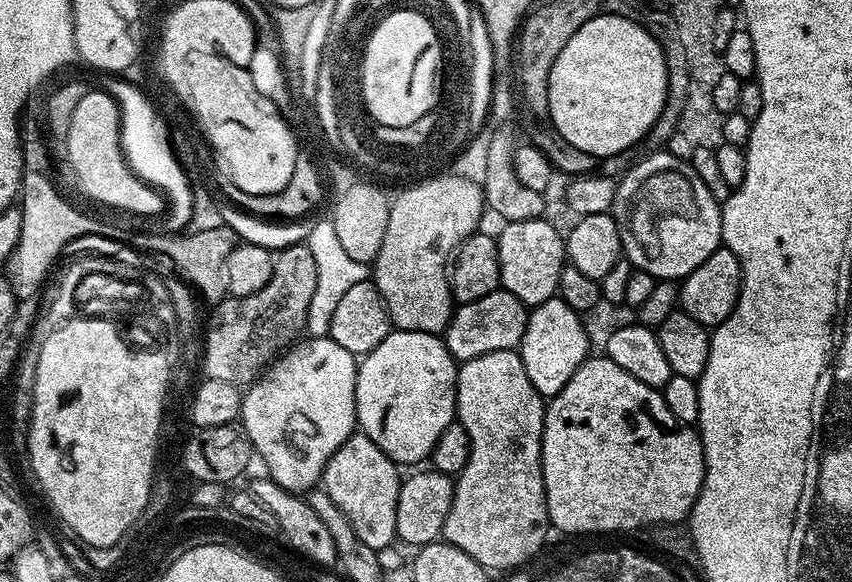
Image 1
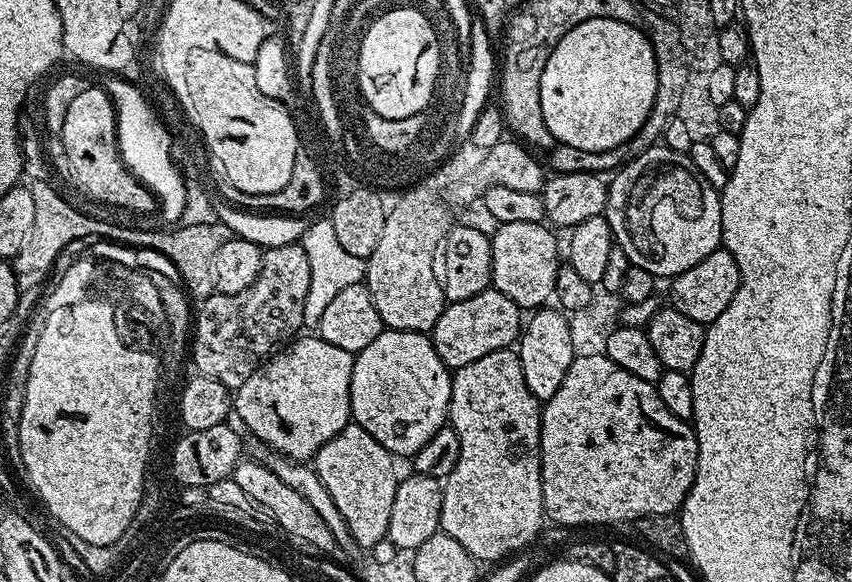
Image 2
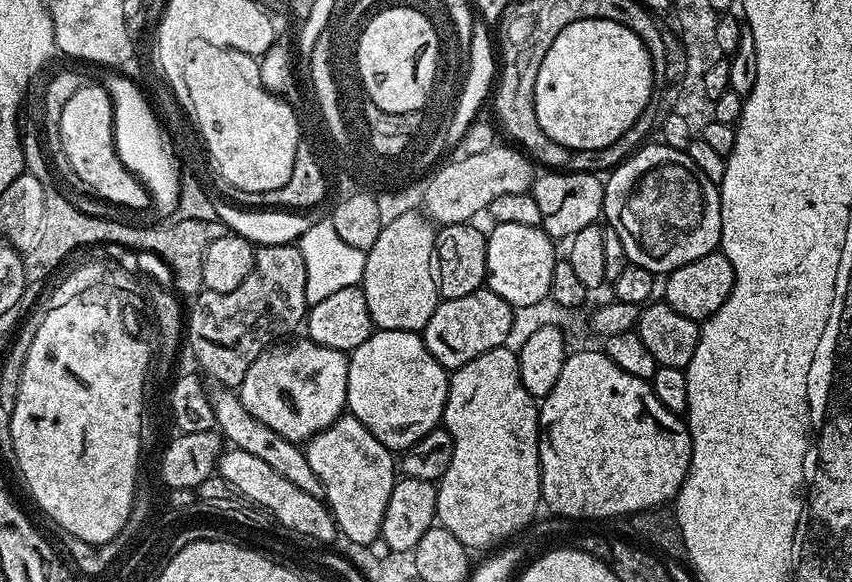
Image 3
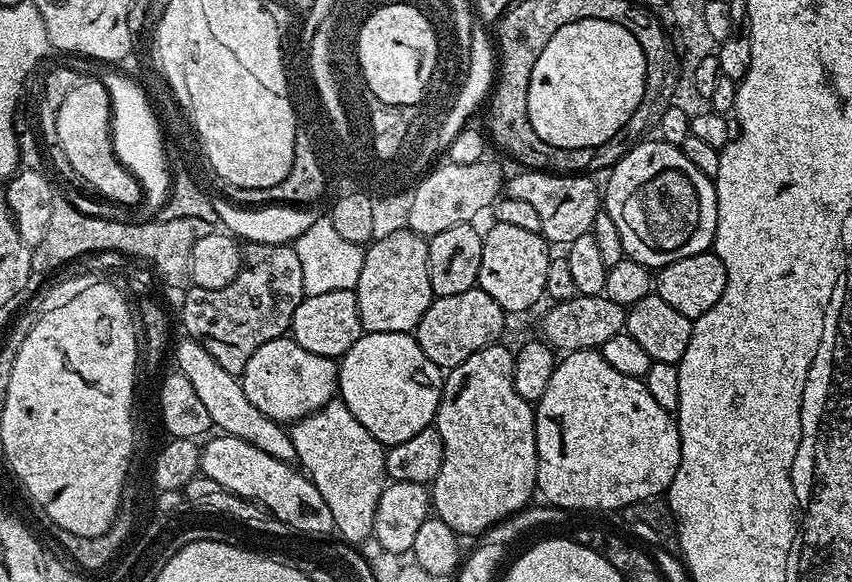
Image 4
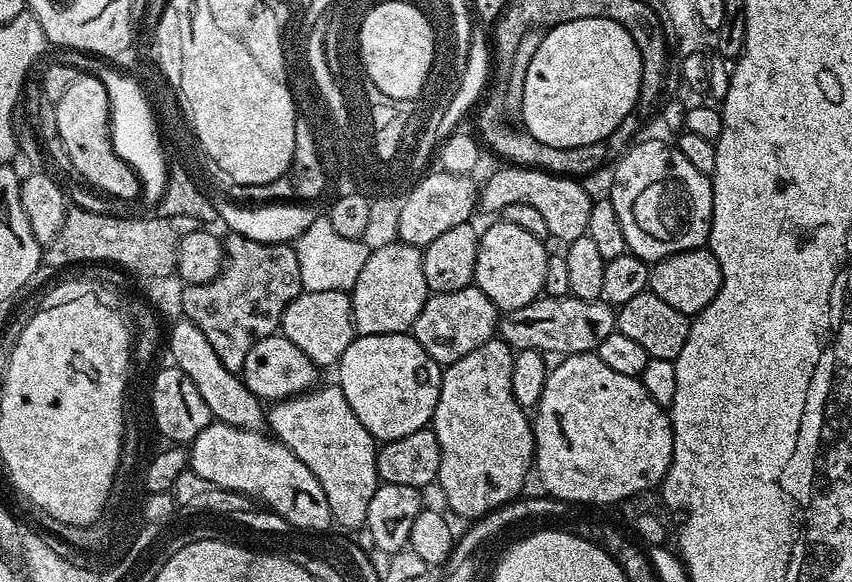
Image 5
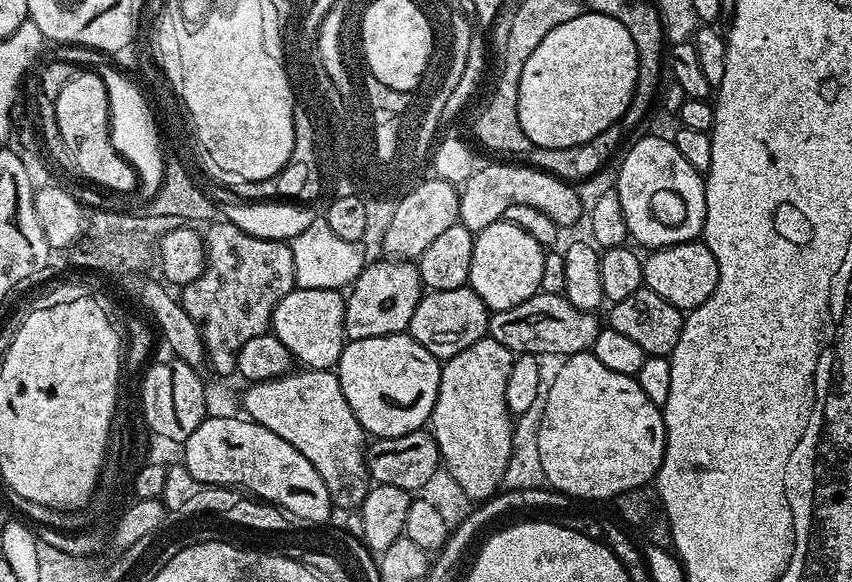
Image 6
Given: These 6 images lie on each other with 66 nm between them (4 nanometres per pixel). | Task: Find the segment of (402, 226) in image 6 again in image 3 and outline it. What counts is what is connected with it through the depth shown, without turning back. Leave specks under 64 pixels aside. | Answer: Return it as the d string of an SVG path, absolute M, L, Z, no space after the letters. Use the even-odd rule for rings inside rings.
M503 143L493 144L490 150L482 150L482 154L460 156L431 175L432 181L424 192L423 211L437 225L469 223L473 219L472 200L488 206L494 198L502 198L502 194L522 194L531 189L538 175L533 161L521 149Z

